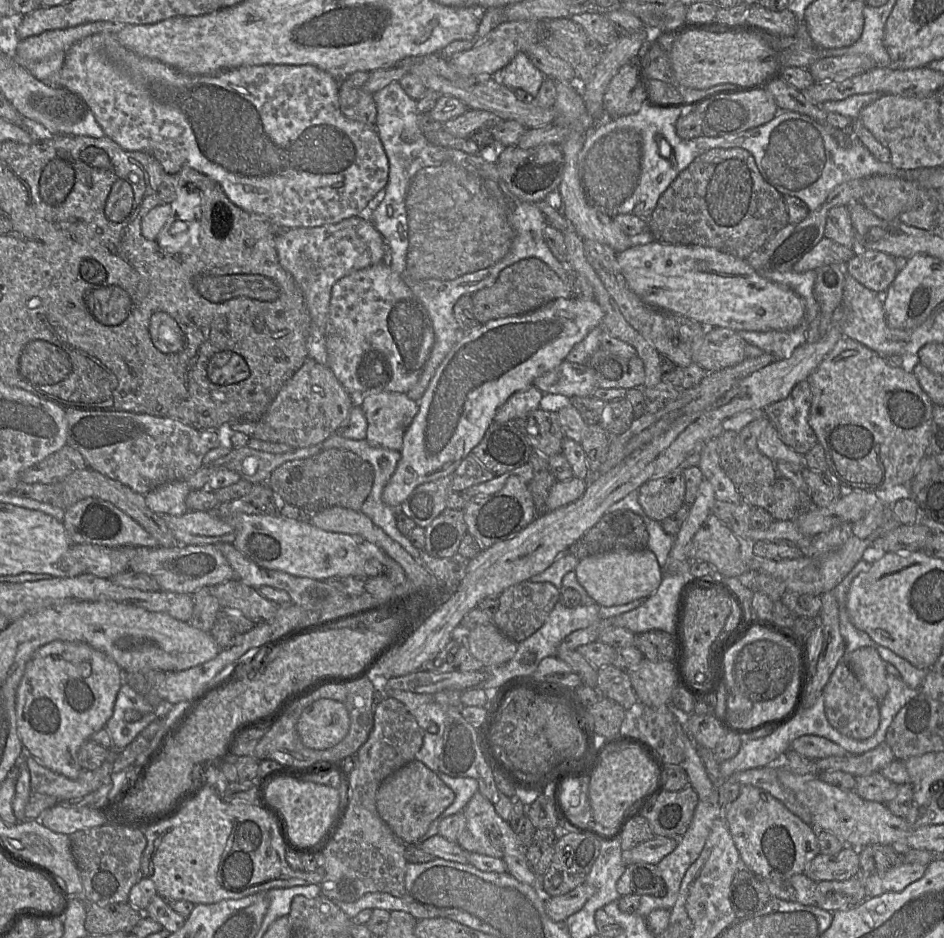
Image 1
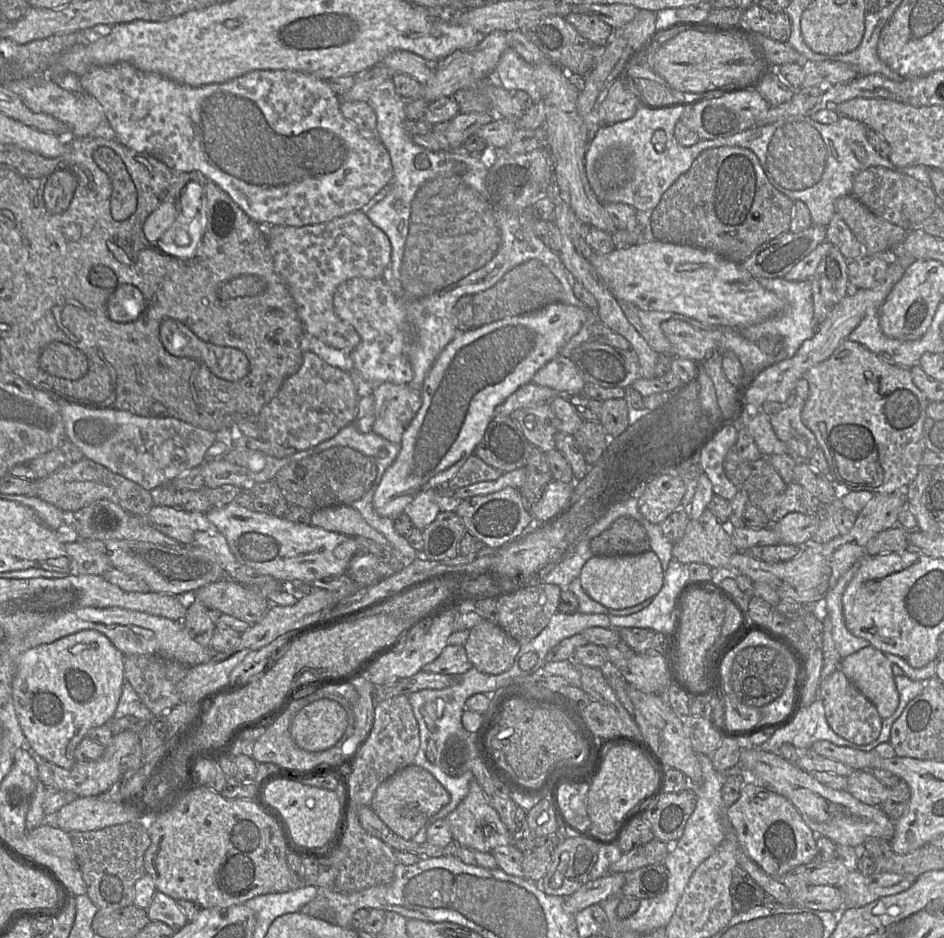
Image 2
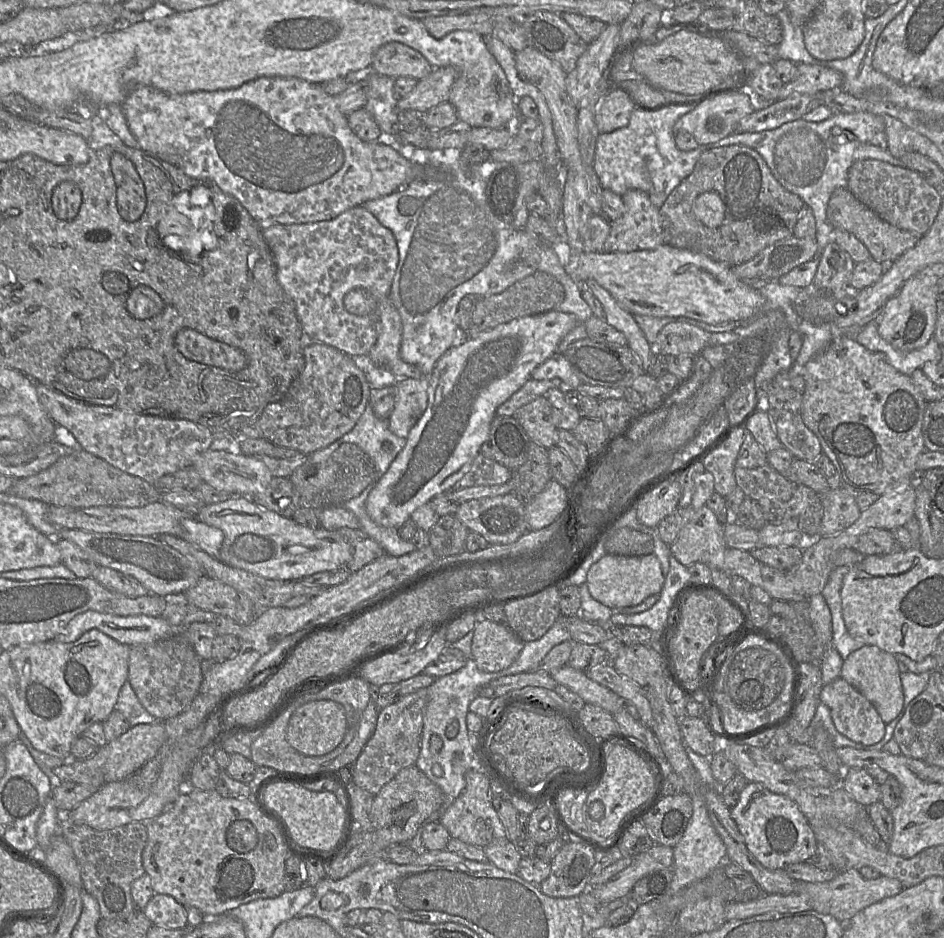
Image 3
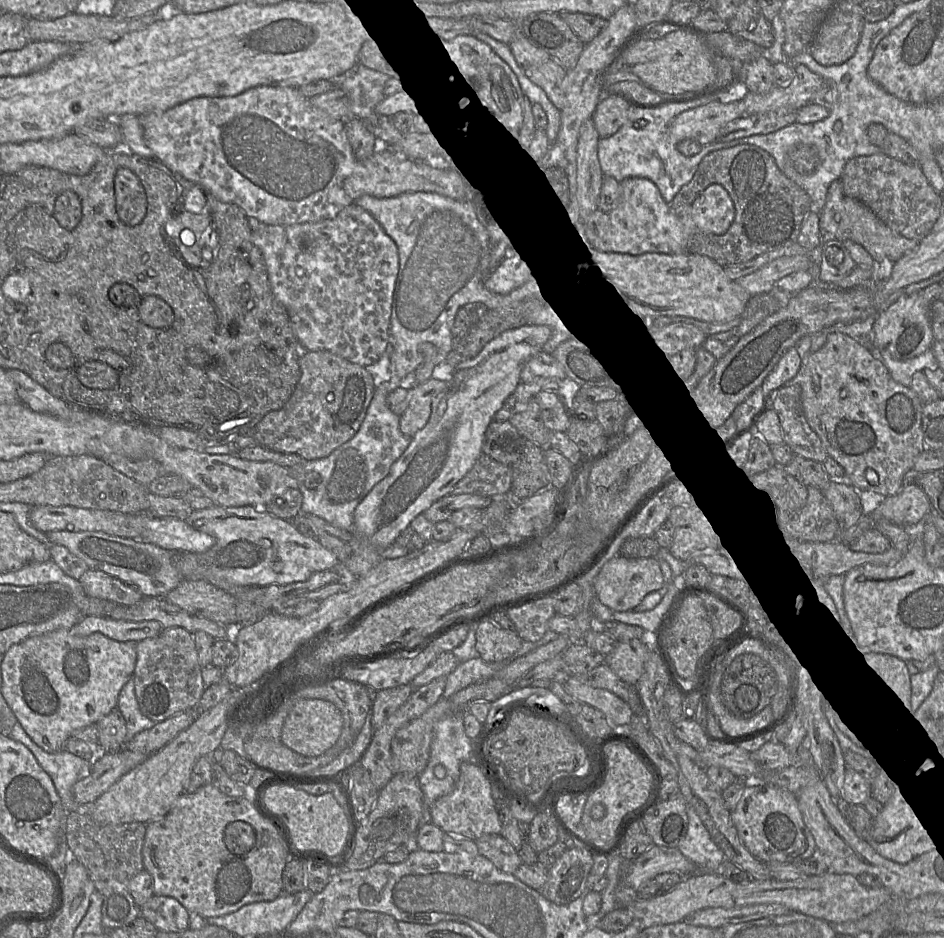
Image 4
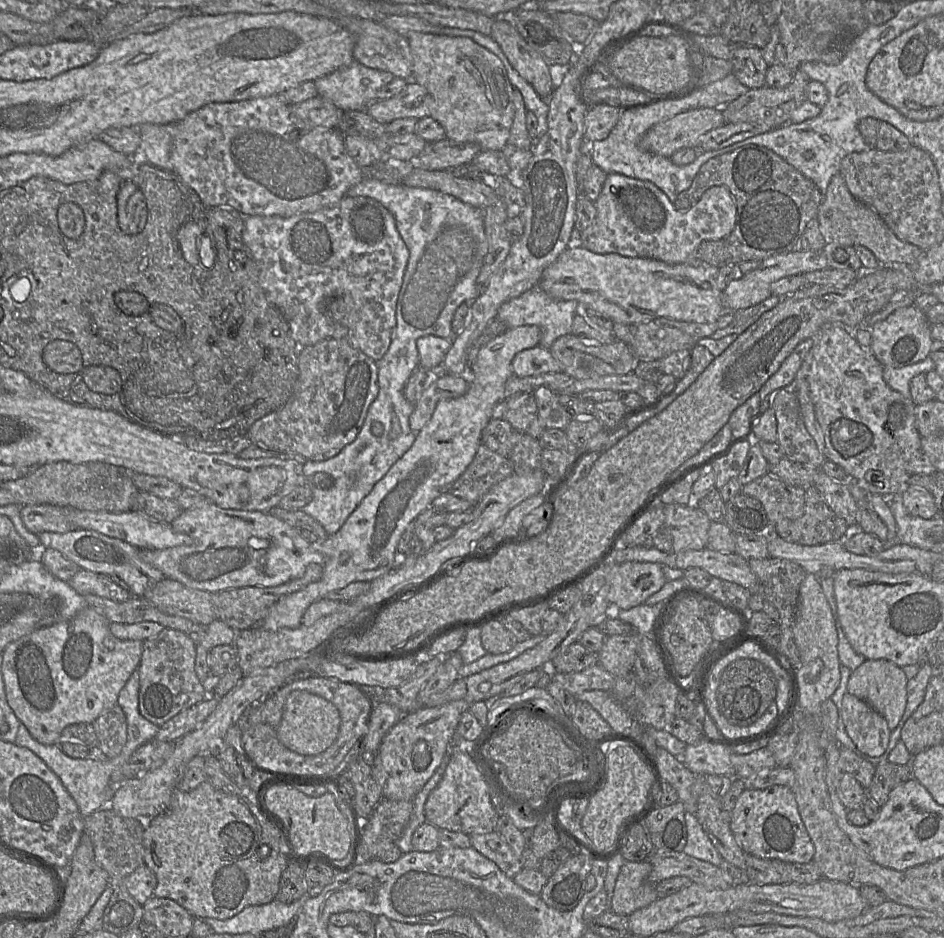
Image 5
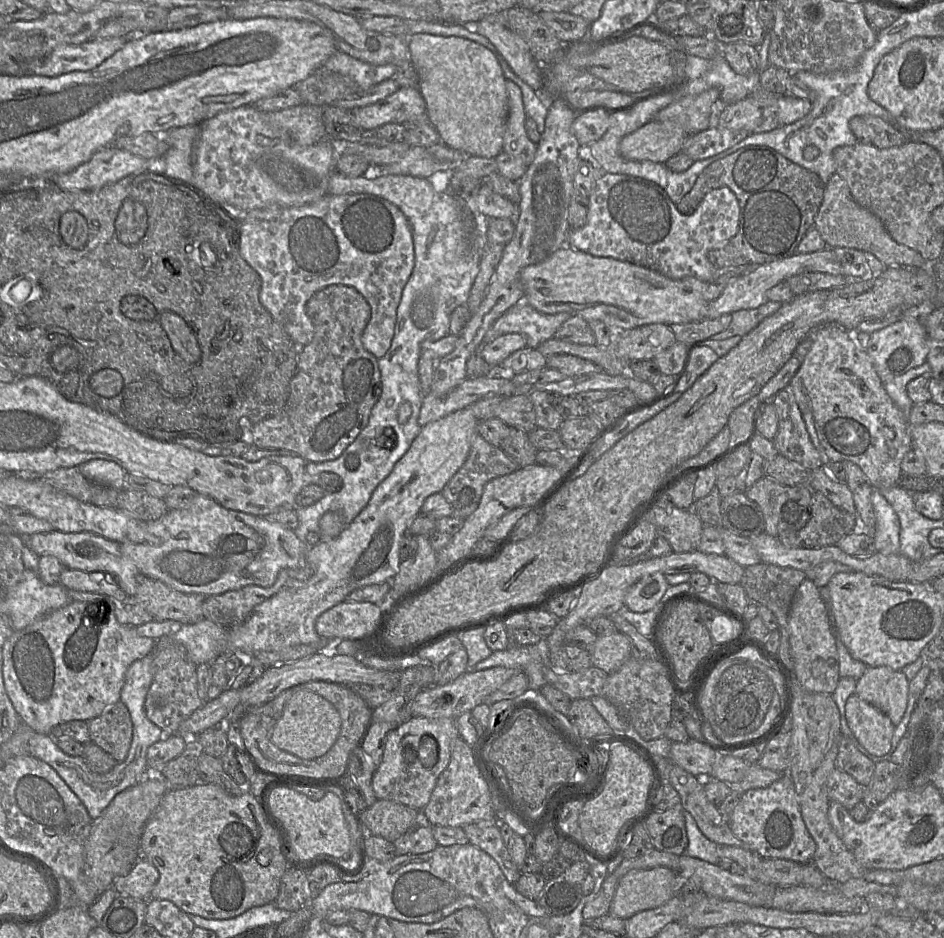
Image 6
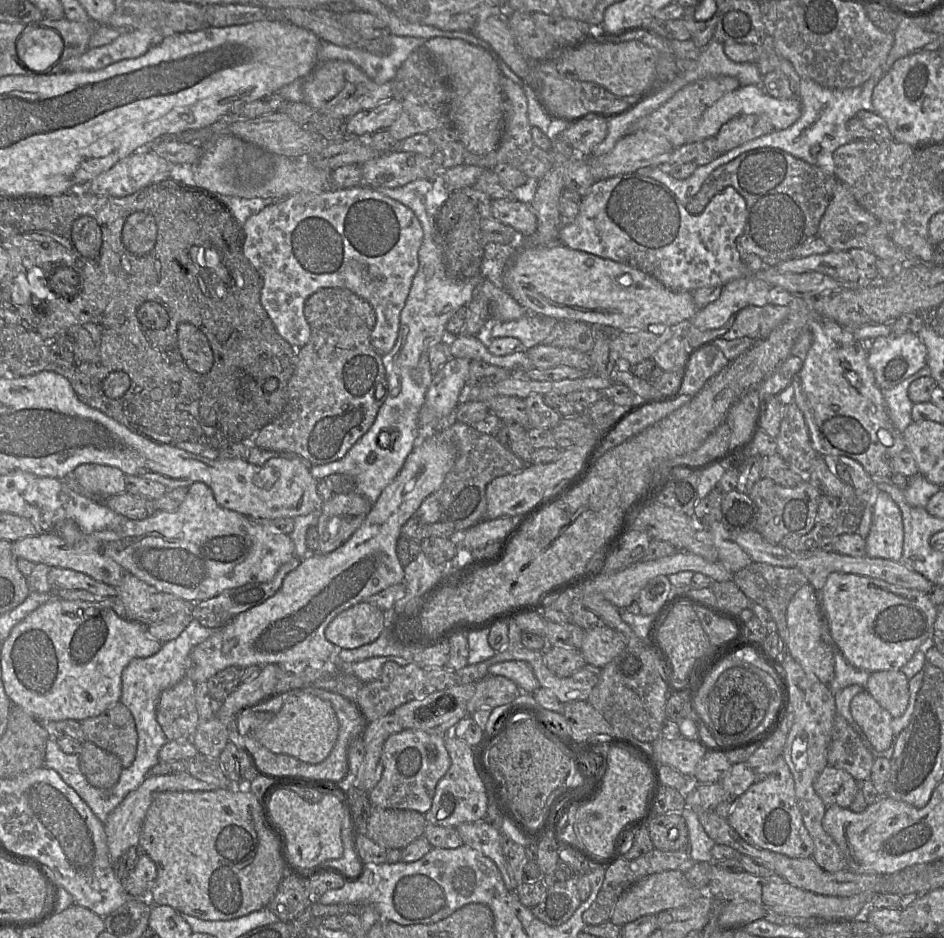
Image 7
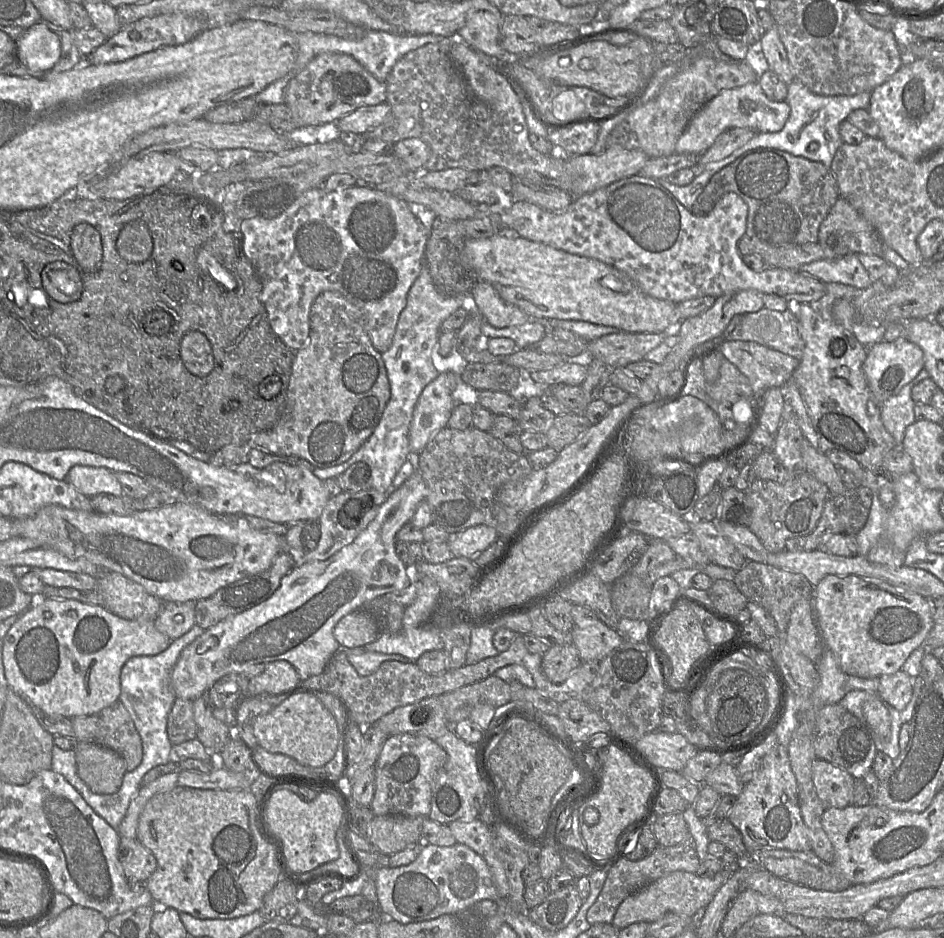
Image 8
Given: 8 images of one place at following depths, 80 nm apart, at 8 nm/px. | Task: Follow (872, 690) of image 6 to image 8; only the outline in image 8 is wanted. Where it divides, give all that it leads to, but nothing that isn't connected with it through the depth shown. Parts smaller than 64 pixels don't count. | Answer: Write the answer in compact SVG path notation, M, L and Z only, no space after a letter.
M903 671L879 678L877 694L884 704L898 711L905 709L913 694L913 679Z

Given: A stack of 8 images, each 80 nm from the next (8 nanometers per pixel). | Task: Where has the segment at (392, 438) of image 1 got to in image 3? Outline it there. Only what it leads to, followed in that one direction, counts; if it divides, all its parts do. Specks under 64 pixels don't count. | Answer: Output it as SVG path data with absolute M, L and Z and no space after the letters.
M400 378L395 383L395 406L389 415L389 429L401 438L407 438L411 428L427 408L429 378Z

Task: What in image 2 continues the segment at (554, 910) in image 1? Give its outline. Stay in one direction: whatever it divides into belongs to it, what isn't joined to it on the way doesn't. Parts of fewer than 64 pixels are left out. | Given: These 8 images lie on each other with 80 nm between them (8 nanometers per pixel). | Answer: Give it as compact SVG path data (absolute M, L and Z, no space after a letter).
M608 873L596 880L589 880L564 900L564 910L577 914L583 909L619 895L625 884L625 873Z

